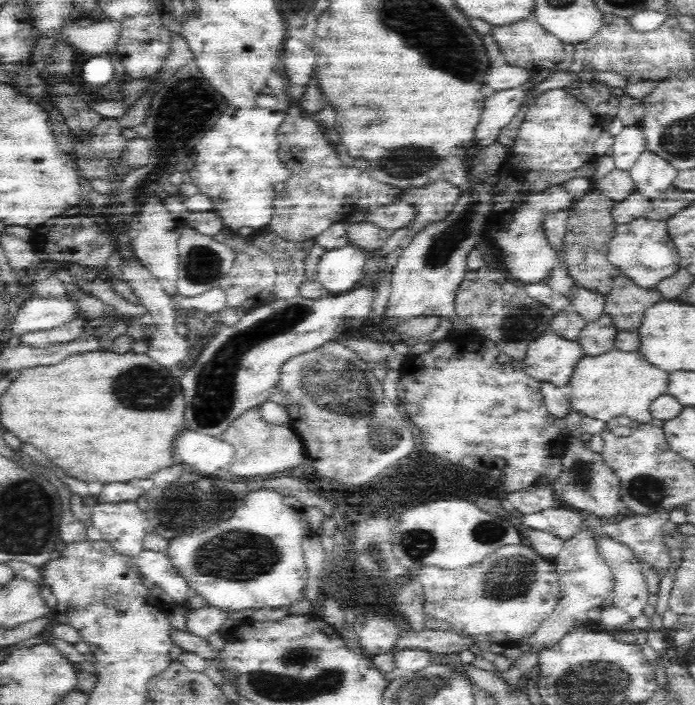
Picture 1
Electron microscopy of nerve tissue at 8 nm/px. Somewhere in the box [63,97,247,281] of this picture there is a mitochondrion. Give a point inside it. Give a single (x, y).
(139, 188)

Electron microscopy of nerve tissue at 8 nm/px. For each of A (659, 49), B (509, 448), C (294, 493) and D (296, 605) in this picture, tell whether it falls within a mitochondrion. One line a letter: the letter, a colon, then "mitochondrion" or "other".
A: other
B: other
C: other
D: other

